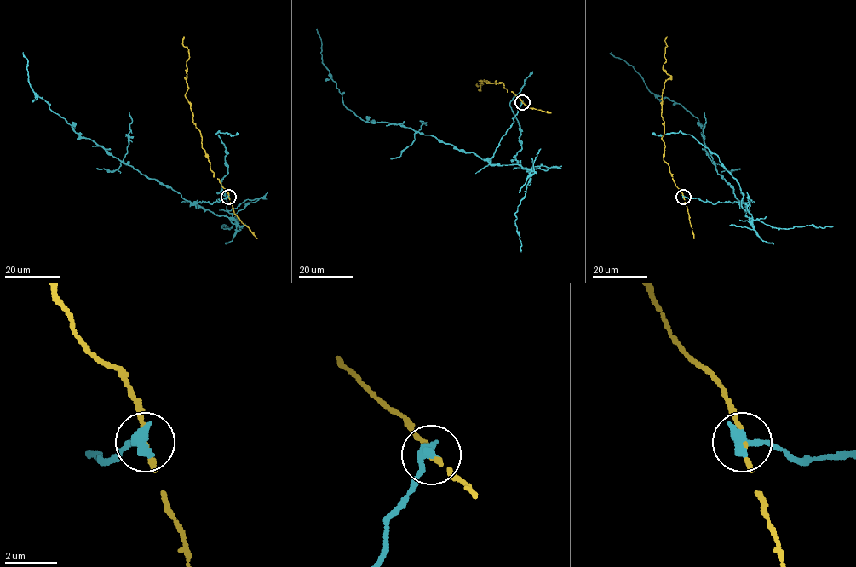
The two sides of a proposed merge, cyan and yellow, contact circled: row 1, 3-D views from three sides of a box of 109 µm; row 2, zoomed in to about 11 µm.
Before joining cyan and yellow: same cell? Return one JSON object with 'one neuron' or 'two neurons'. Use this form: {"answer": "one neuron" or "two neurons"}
{"answer": "two neurons"}

